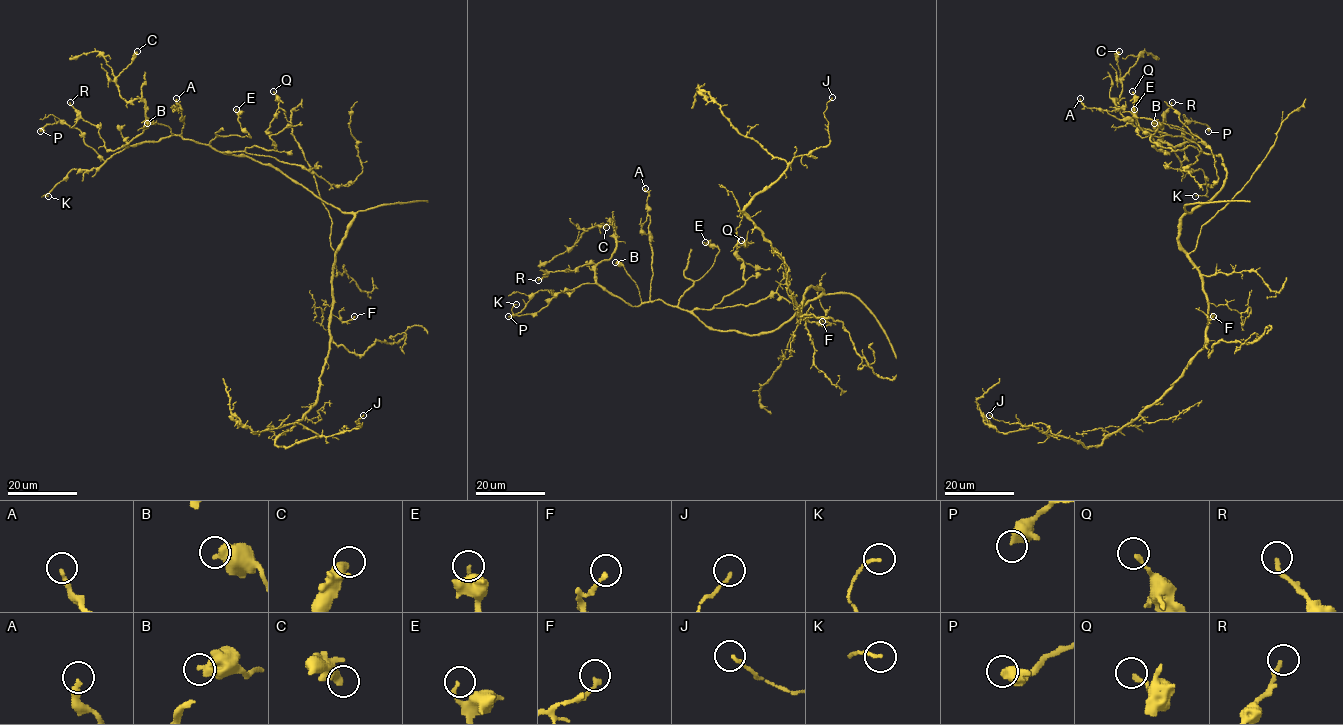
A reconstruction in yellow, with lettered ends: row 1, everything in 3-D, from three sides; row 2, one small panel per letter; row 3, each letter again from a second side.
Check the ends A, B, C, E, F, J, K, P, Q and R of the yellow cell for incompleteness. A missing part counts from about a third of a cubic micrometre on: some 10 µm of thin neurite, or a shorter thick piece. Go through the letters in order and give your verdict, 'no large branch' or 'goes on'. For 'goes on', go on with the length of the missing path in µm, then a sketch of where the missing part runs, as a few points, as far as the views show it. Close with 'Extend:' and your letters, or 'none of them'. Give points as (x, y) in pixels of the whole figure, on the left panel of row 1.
A: no large branch
B: no large branch
C: no large branch
E: no large branch
F: no large branch
J: no large branch
K: no large branch
P: no large branch
Q: no large branch
R: no large branch
Extend: none of them

